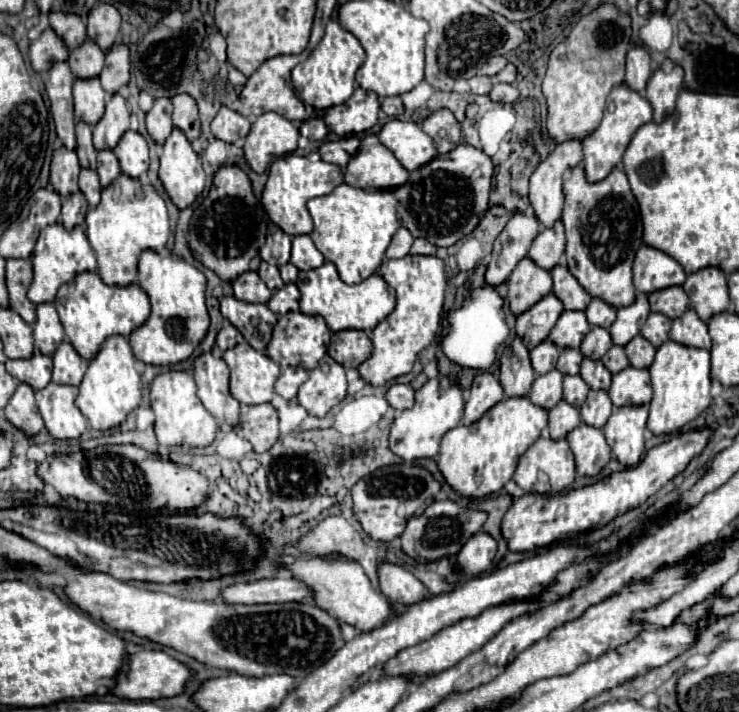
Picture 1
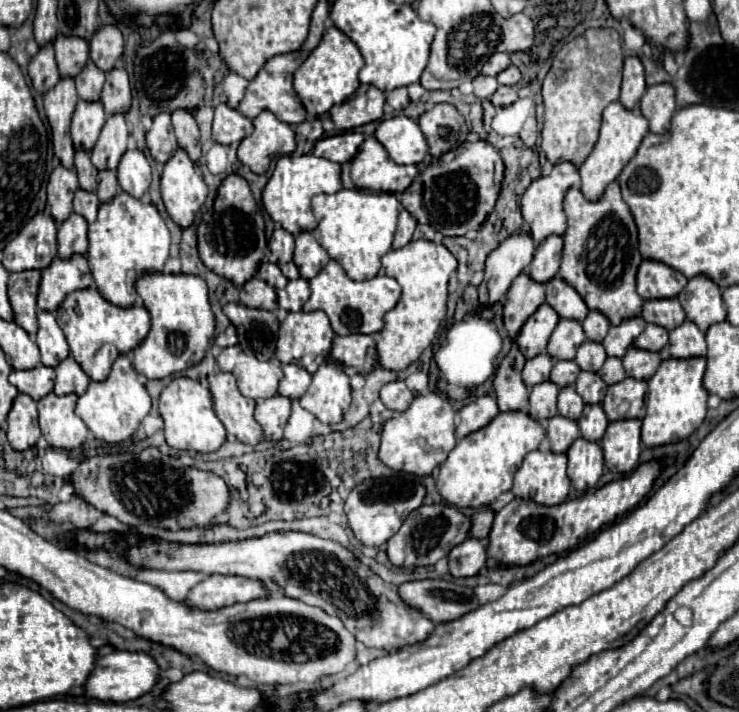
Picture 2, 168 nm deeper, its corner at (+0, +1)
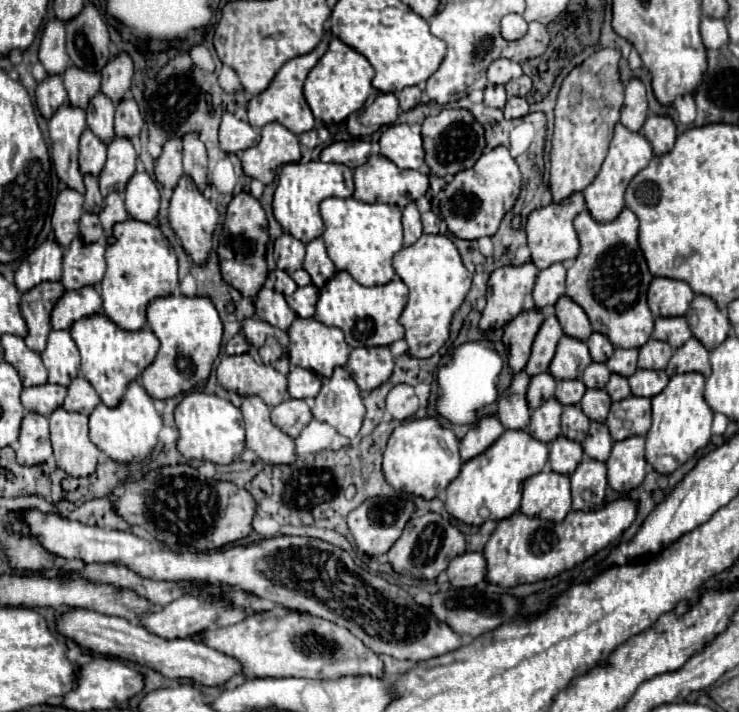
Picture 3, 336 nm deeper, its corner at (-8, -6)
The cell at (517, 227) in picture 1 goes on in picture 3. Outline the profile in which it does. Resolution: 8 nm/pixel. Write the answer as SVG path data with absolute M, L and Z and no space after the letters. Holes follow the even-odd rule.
M525 262L521 266L509 264L497 268L491 274L489 278L491 294L487 294L487 306L479 322L481 332L505 326L523 310L523 300L533 290L537 272L539 270L533 262Z

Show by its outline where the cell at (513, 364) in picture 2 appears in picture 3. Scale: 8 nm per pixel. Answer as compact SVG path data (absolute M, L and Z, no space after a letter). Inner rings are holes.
M521 370L519 374L513 376L511 386L499 396L497 418L501 420L501 424L505 428L525 430L529 426L531 408L529 408L527 398L525 398L527 386L529 386L529 376L527 376L525 370Z

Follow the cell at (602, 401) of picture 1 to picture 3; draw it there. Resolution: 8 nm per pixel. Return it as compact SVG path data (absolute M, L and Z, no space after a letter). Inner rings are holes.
M591 422L591 430L587 434L587 438L583 440L583 450L589 458L595 458L595 460L607 460L609 458L609 452L611 452L611 446L613 446L613 438L609 436L609 428L605 428L605 424L597 424L597 422Z

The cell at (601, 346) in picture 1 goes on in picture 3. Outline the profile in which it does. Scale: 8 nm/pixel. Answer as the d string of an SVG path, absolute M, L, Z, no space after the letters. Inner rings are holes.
M591 362L583 372L583 382L587 388L605 388L609 382L609 368L603 362Z

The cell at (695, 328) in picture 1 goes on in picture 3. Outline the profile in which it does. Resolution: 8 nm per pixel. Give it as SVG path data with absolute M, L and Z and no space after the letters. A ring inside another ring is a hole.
M687 340L681 348L677 348L665 368L669 376L681 374L681 372L701 372L703 376L709 376L711 364L709 364L709 350L697 340Z

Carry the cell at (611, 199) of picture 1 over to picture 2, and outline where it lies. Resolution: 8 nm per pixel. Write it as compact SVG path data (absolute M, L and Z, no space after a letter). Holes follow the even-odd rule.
M611 183L605 195L595 203L587 201L579 189L569 189L565 195L565 215L567 215L569 227L567 227L567 233L563 235L565 247L563 247L563 261L561 261L559 277L567 281L581 295L581 299L591 311L597 309L599 313L605 313L611 325L619 325L621 321L629 317L637 317L641 313L643 299L635 291L635 277L637 277L637 269L643 257L637 249L637 227L635 227L635 221L627 203L621 199L619 185Z

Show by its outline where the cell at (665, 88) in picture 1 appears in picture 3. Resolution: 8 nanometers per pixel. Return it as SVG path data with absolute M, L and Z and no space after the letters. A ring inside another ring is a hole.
M651 114L643 124L643 134L651 142L655 154L665 154L673 148L677 138L677 128L669 116Z

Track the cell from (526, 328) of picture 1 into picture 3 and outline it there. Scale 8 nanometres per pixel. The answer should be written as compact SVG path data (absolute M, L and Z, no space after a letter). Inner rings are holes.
M555 314L547 316L545 322L541 324L537 336L535 336L531 358L525 366L529 376L535 376L535 374L541 374L541 372L549 370L549 364L555 356L555 348L557 348L557 342L559 342L561 336L563 336L563 330L559 326L557 316Z

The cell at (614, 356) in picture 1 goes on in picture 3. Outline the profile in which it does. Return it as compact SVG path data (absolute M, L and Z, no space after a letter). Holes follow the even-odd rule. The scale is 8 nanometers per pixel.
M611 374L611 378L609 378L609 382L607 382L605 390L609 392L611 400L623 400L623 398L631 396L629 382L627 382L627 378L625 378L625 376L621 376L621 374Z

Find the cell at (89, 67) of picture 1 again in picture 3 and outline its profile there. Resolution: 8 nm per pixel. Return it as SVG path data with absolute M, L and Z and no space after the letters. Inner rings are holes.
M103 92L93 96L93 100L87 106L87 126L105 144L109 144L109 140L115 136L115 132L113 132L113 112L115 112L115 106L109 100L109 96L105 96Z

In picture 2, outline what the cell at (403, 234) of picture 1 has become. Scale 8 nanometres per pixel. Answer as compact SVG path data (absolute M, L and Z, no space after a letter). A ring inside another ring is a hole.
M401 209L401 213L399 213L399 225L397 225L395 241L393 241L393 249L401 249L401 247L405 247L413 239L415 225L417 225L417 221L405 209Z

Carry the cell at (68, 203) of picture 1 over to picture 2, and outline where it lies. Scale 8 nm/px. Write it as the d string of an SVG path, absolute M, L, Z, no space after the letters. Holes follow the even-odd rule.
M73 213L65 223L61 223L57 233L57 243L61 259L69 259L73 255L85 255L89 249L87 221L81 215Z

